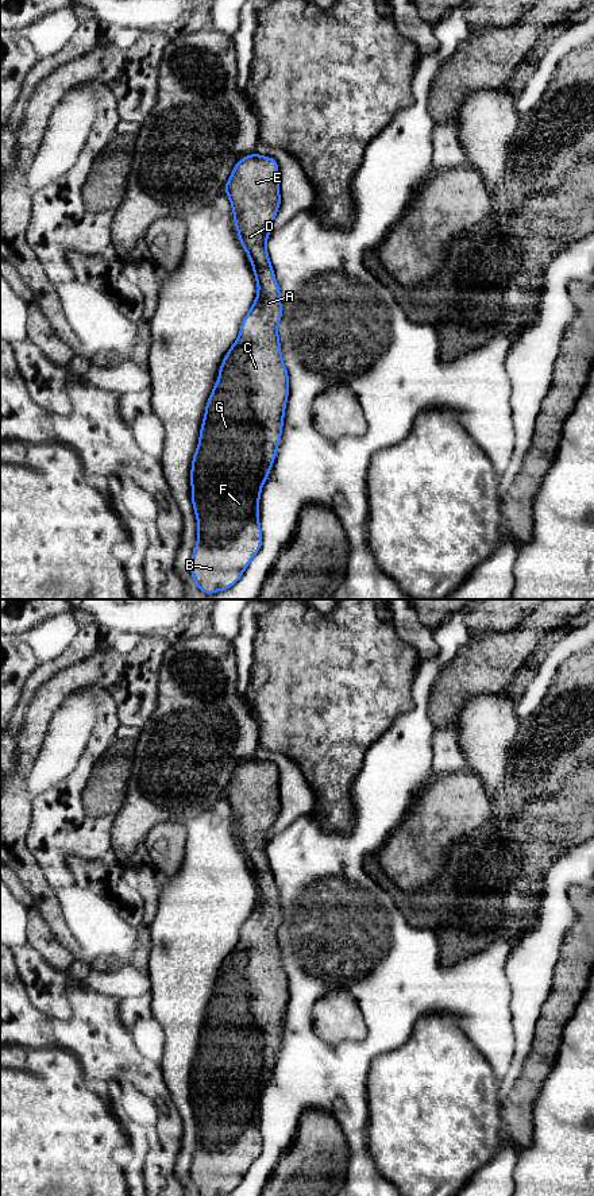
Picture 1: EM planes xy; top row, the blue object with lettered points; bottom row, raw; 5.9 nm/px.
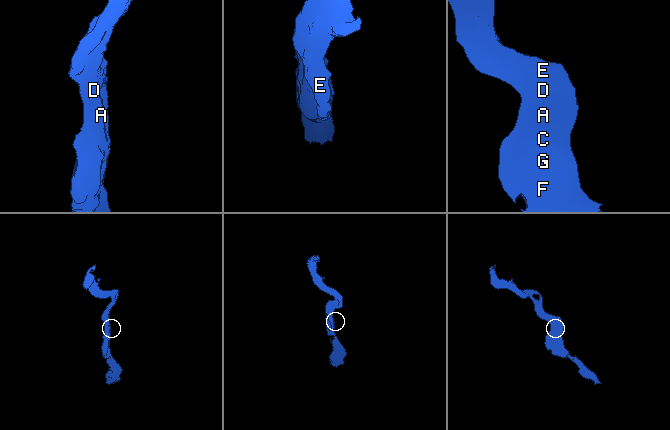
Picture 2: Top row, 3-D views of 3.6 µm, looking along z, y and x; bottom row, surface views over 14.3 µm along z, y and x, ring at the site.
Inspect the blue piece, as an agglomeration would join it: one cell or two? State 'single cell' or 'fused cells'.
single cell

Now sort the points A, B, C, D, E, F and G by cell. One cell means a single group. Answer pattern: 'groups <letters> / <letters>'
groups A B C D E F G

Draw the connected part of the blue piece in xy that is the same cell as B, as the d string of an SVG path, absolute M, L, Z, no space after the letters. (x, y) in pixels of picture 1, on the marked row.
M254 153L235 165L225 182L238 238L252 265L258 293L240 324L240 335L219 369L192 459L192 504L198 539L190 572L196 587L207 594L234 586L261 549L259 497L281 441L289 396L289 375L278 337L281 293L266 250L281 204L278 178L277 161Z

